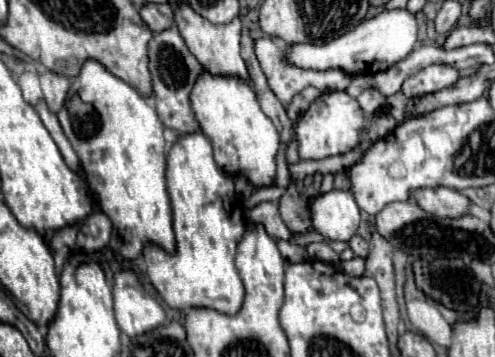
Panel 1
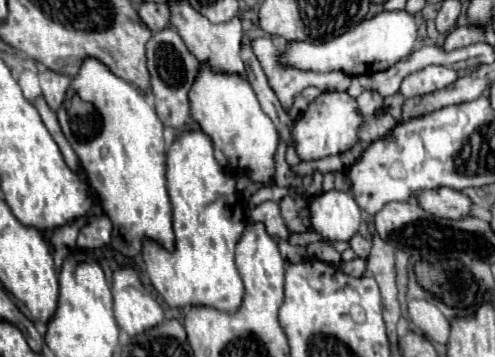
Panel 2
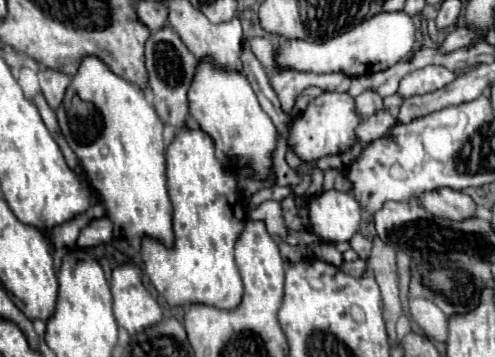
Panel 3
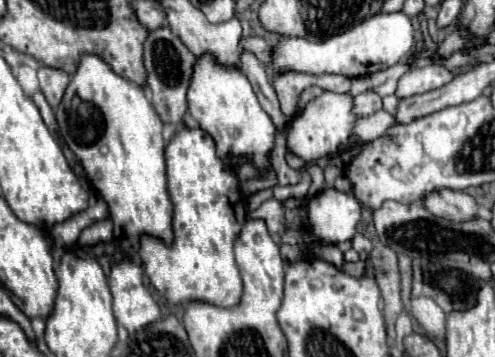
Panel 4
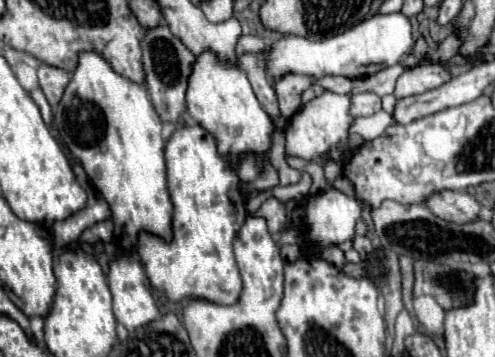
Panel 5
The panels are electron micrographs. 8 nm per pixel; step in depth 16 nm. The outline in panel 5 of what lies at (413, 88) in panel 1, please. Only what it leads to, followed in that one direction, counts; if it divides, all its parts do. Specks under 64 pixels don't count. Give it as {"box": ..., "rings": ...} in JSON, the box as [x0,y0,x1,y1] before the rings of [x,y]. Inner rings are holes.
{"box":[394,64,452,98],"rings":[[[426,64],[420,68],[412,68],[398,78],[394,96],[406,98],[406,96],[414,96],[414,94],[424,94],[428,90],[442,86],[448,80],[452,80],[452,76],[442,64]]]}

